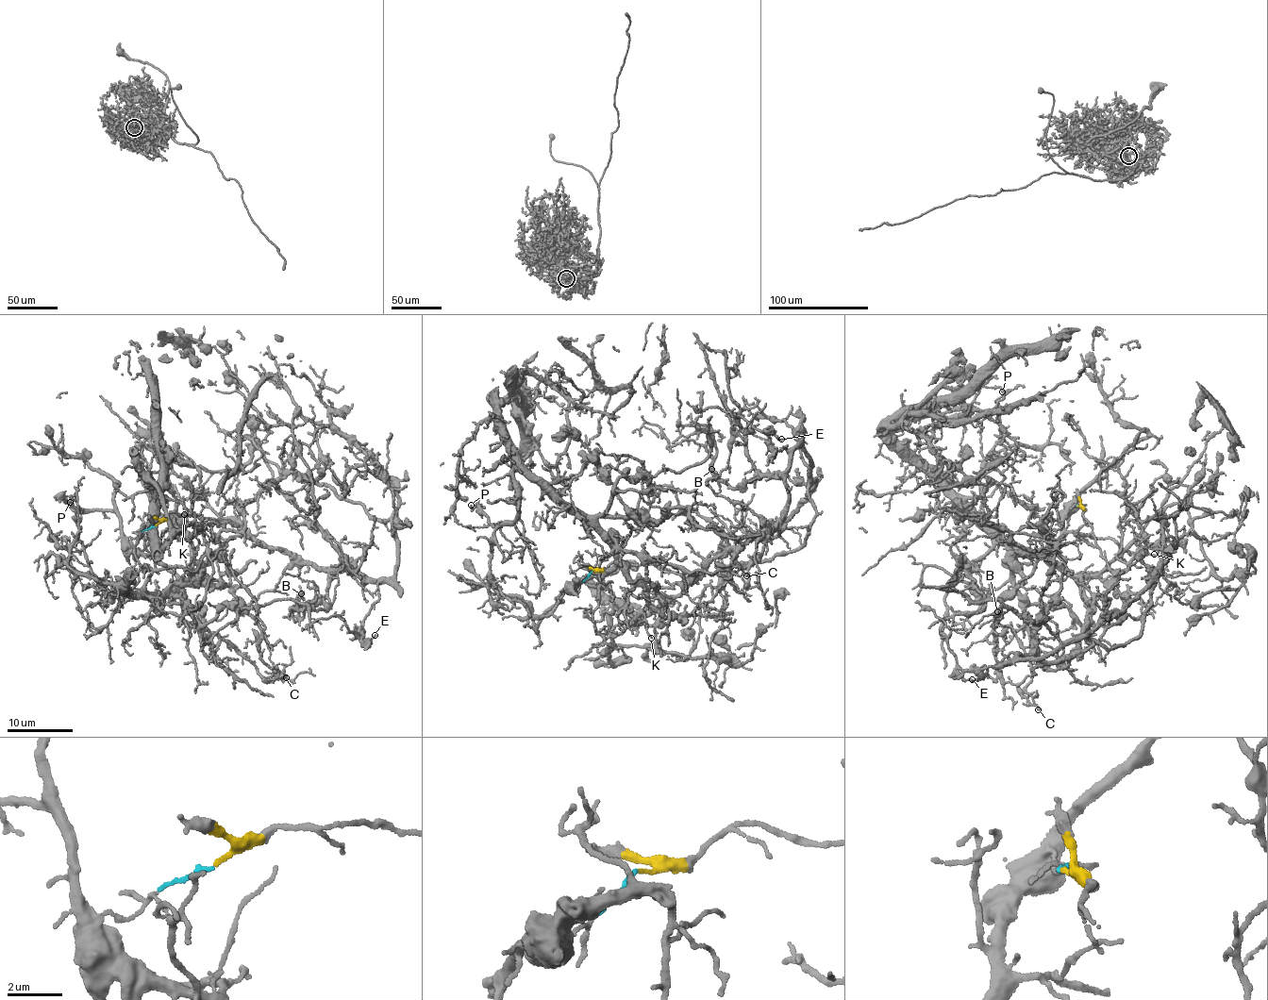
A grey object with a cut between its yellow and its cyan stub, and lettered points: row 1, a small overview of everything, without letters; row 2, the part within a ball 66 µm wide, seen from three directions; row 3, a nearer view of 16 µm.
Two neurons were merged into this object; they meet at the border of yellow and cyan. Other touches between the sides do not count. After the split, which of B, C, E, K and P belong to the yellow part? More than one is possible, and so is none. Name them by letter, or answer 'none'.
B, E

